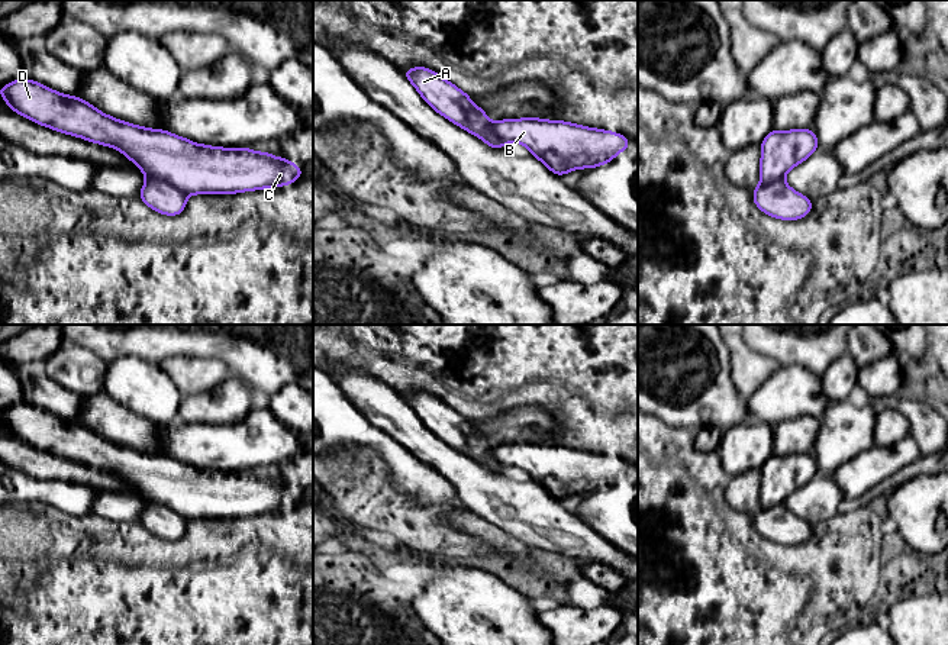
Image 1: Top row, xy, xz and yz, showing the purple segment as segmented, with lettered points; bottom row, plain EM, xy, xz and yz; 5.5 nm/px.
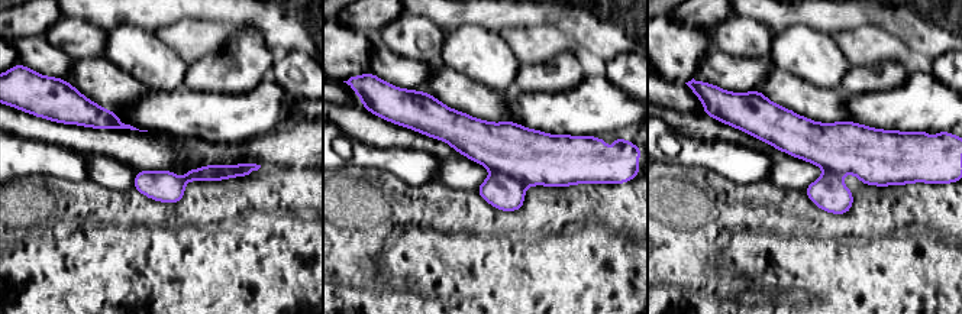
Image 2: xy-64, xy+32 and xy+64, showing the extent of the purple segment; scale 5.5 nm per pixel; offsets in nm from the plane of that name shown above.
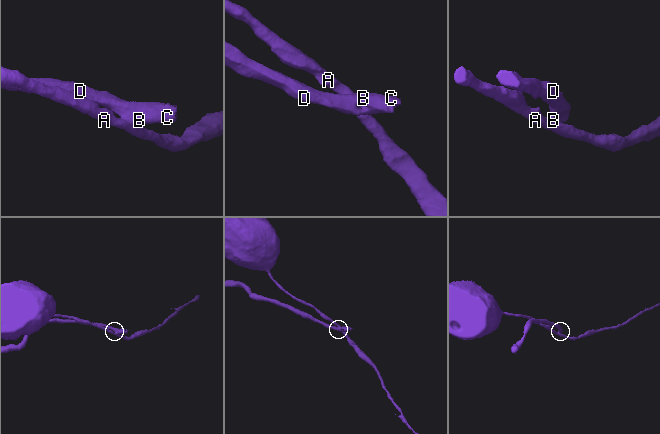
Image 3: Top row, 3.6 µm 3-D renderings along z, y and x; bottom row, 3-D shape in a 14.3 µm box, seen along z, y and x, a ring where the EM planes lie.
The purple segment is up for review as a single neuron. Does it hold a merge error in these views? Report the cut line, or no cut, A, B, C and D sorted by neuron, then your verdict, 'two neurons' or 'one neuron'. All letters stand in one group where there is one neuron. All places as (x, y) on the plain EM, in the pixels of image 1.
cut xy (147, 499), (165, 505), (187, 519); groups A / B C D; two neurons

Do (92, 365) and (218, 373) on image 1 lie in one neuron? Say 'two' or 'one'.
two

